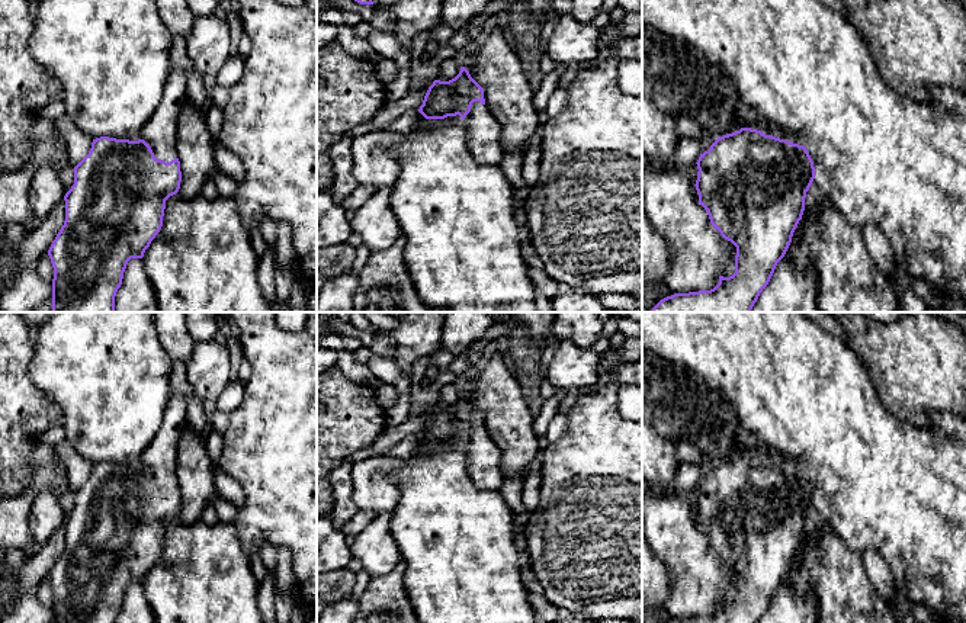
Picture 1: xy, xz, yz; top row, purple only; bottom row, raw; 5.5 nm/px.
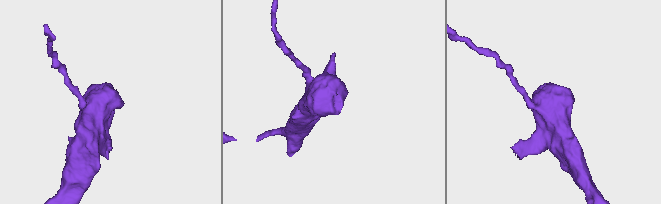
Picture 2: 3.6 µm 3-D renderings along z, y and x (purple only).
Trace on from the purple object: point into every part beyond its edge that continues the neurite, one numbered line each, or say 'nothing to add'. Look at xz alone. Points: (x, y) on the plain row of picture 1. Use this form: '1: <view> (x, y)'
1: xz (484, 456)

